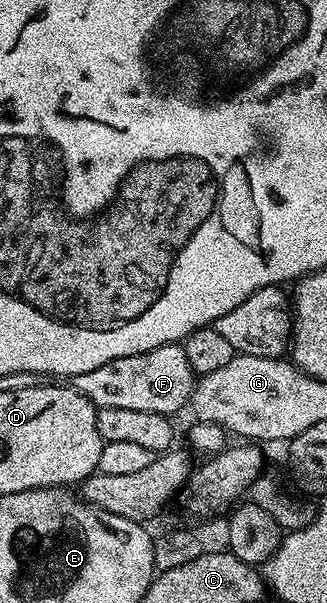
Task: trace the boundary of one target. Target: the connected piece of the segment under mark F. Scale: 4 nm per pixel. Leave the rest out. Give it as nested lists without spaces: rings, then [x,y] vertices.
[[[166,343],[157,349],[149,349],[149,353],[133,353],[133,357],[117,357],[117,361],[109,361],[105,365],[97,365],[97,369],[89,369],[89,373],[70,376],[70,386],[77,393],[85,396],[97,409],[141,409],[149,413],[161,413],[175,417],[179,410],[186,408],[191,402],[191,390],[195,388],[197,376],[189,365],[189,357],[185,357],[185,349],[179,343]]]

